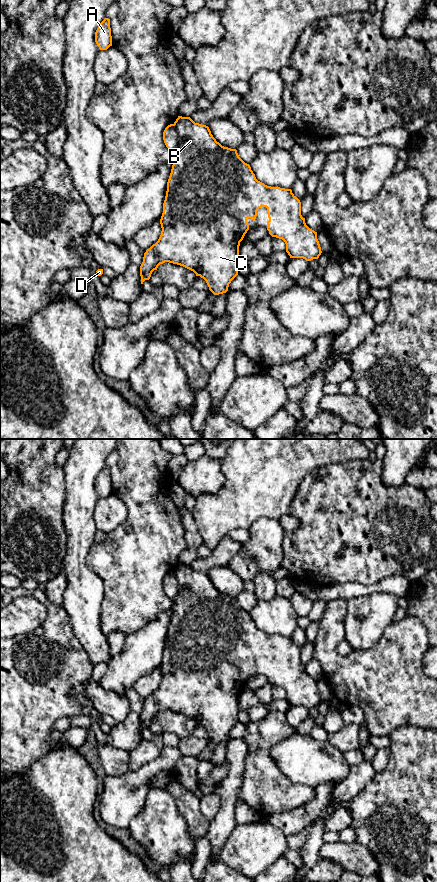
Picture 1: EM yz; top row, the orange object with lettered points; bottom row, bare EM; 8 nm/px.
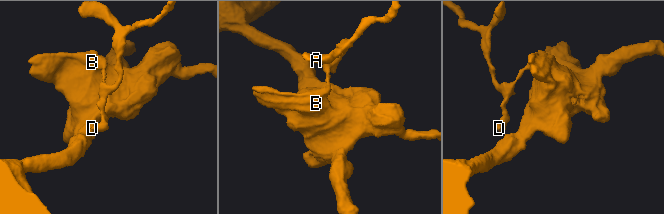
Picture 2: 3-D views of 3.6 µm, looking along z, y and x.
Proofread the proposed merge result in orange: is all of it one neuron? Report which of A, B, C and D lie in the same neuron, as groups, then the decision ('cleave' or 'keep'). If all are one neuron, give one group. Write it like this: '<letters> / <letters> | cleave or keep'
A D / B C | cleave

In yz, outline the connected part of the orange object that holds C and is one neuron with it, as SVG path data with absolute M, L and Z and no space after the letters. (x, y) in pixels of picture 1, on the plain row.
M178 564L174 573L179 583L179 591L172 600L173 613L160 667L162 679L158 689L144 701L140 714L141 732L150 727L152 720L160 712L169 710L183 714L203 726L214 743L226 741L229 732L238 723L239 694L249 678L247 667L255 668L261 655L267 656L269 682L285 690L290 706L303 706L306 709L319 706L322 699L317 680L306 673L305 666L301 663L301 650L291 637L271 635L258 629L250 613L239 605L237 598L217 590L208 574L182 564Z

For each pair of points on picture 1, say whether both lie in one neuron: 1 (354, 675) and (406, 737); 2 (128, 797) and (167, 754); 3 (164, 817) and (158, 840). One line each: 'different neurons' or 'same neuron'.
1: different neurons
2: same neuron
3: same neuron

